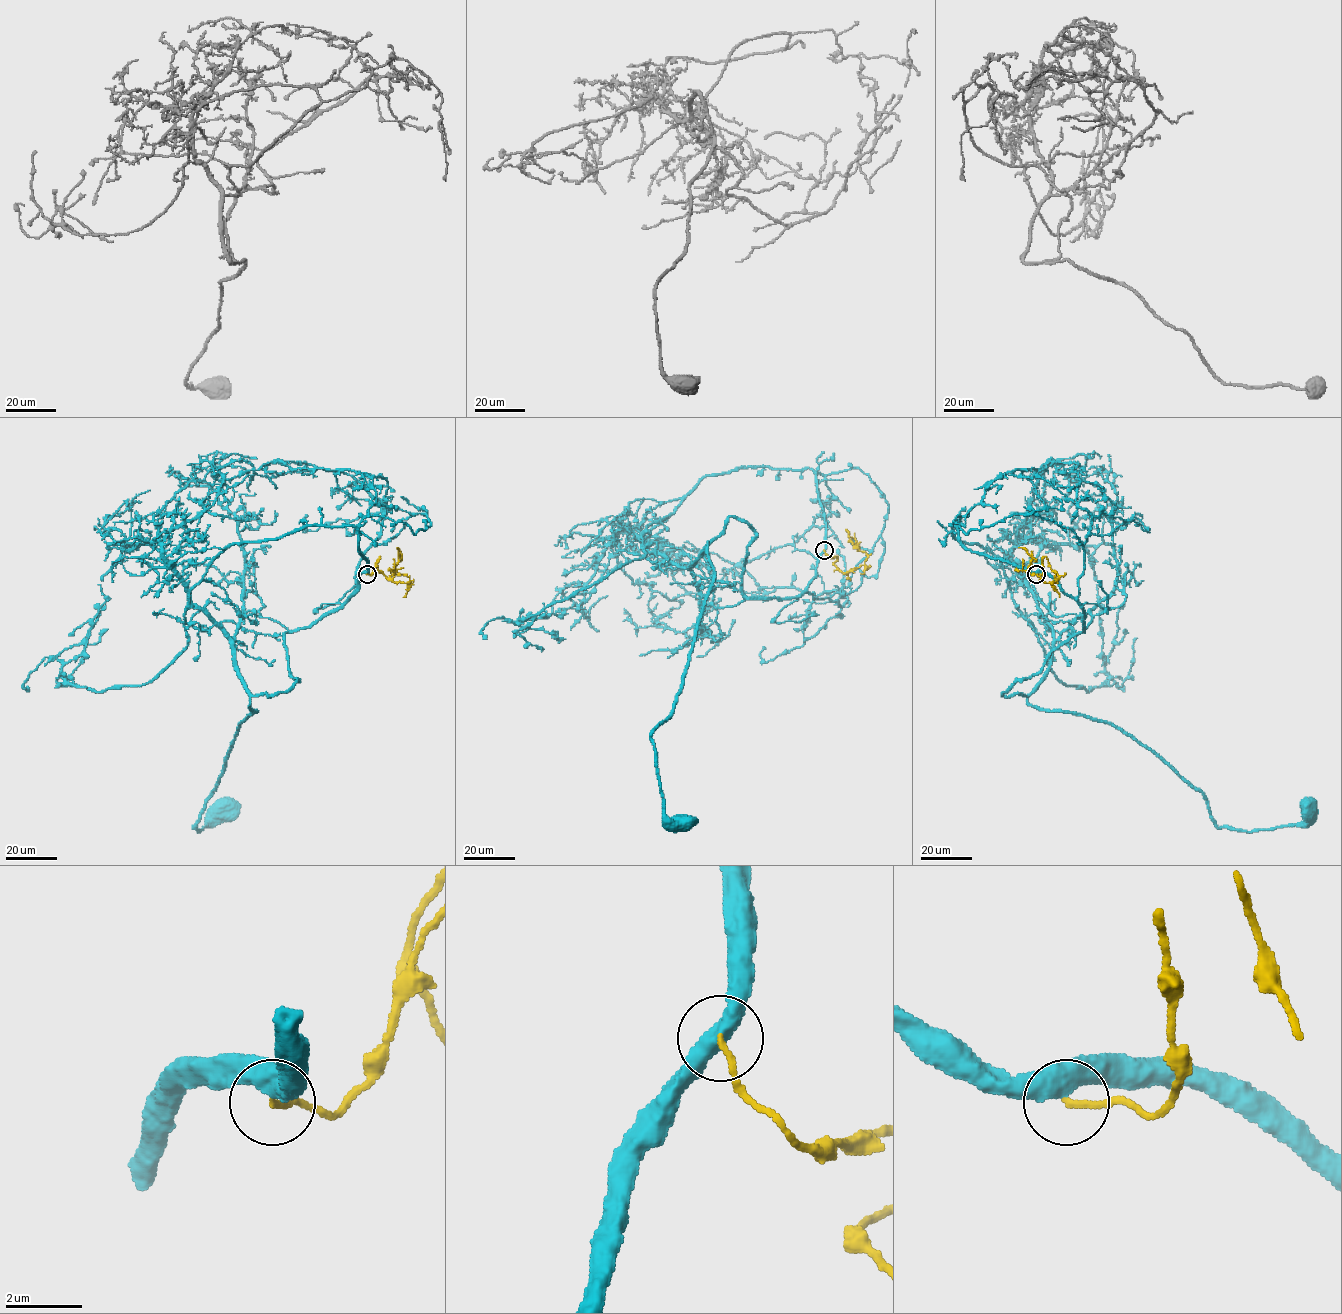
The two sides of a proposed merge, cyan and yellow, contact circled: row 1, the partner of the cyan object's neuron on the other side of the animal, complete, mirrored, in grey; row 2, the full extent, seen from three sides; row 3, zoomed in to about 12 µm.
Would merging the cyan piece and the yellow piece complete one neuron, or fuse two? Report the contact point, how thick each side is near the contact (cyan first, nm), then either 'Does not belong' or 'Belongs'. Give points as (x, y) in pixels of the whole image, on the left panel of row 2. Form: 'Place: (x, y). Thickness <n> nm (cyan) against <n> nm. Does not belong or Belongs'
Place: (367, 574). Thickness 480 nm (cyan) against 160 nm. Does not belong

